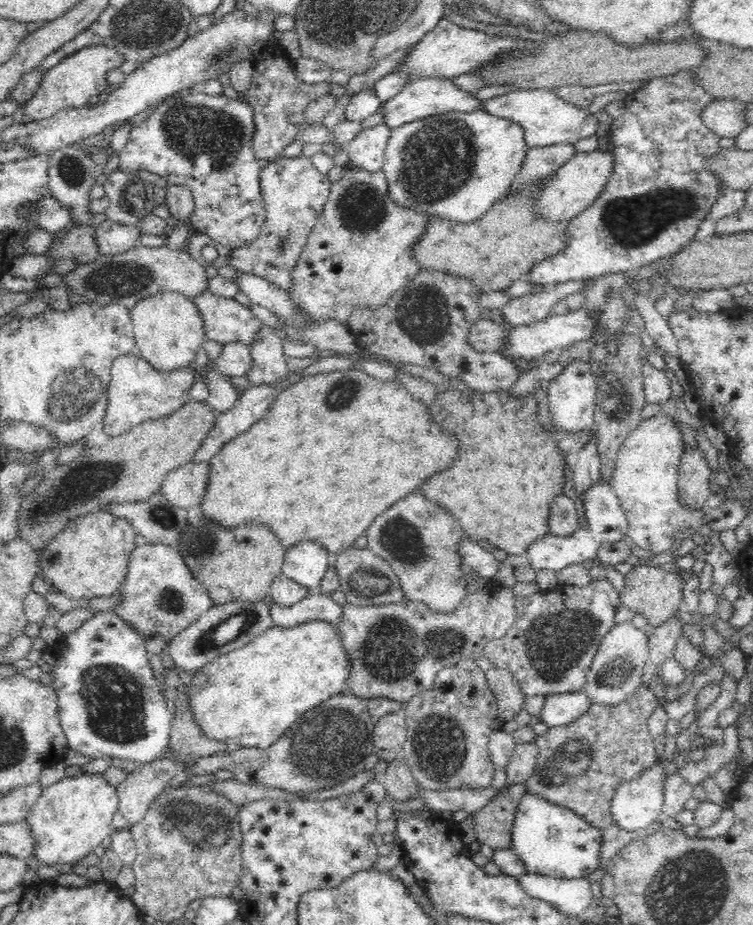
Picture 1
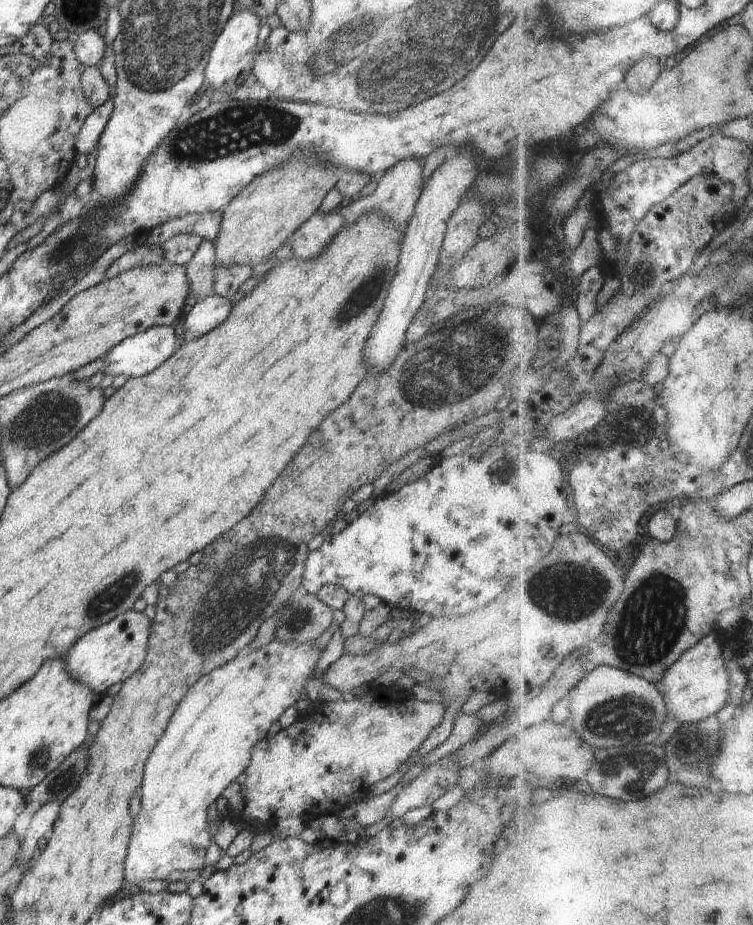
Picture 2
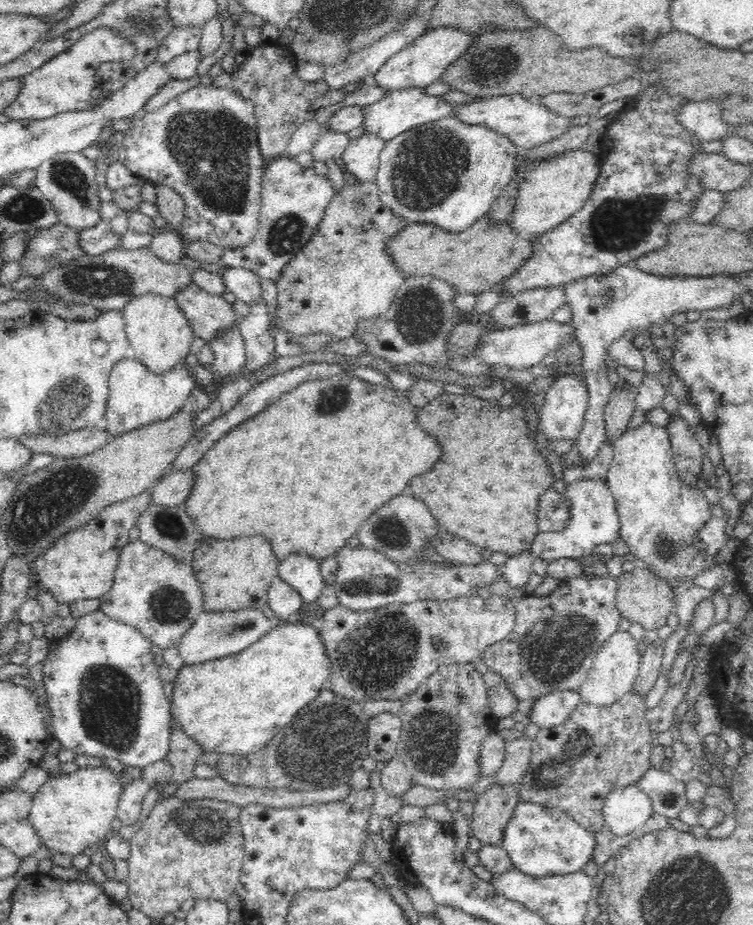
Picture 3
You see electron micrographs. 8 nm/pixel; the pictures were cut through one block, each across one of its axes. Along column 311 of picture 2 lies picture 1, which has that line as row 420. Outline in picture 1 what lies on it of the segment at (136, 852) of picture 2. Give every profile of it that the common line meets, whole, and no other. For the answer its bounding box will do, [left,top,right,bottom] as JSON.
[610,413,719,555]

